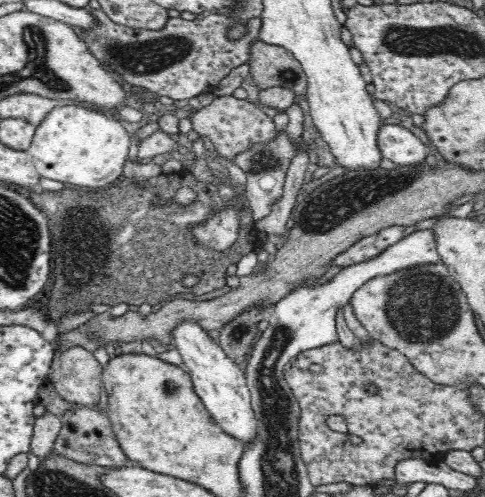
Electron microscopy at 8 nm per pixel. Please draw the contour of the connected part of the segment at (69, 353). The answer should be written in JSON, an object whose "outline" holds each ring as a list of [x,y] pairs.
{"outline":[[[72,346],[60,356],[58,394],[68,402],[92,406],[102,394],[102,364],[83,346]]]}

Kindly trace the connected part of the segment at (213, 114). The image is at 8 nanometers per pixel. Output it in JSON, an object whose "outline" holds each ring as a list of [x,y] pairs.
{"outline":[[[232,95],[217,96],[206,108],[188,116],[192,127],[218,152],[219,156],[232,159],[256,142],[268,142],[276,136],[273,118],[260,110],[258,105]]]}

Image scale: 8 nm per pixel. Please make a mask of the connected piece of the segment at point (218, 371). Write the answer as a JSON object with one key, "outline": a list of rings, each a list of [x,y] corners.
{"outline":[[[191,318],[180,320],[172,328],[172,344],[182,356],[182,366],[191,376],[195,393],[202,399],[217,425],[238,441],[250,442],[256,438],[256,419],[250,405],[250,391],[239,365]]]}

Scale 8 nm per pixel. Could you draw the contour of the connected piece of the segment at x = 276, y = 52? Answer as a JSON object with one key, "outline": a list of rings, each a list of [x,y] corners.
{"outline":[[[257,39],[249,49],[248,76],[261,90],[270,87],[289,88],[296,97],[306,92],[306,75],[300,62],[282,46],[266,45]]]}

